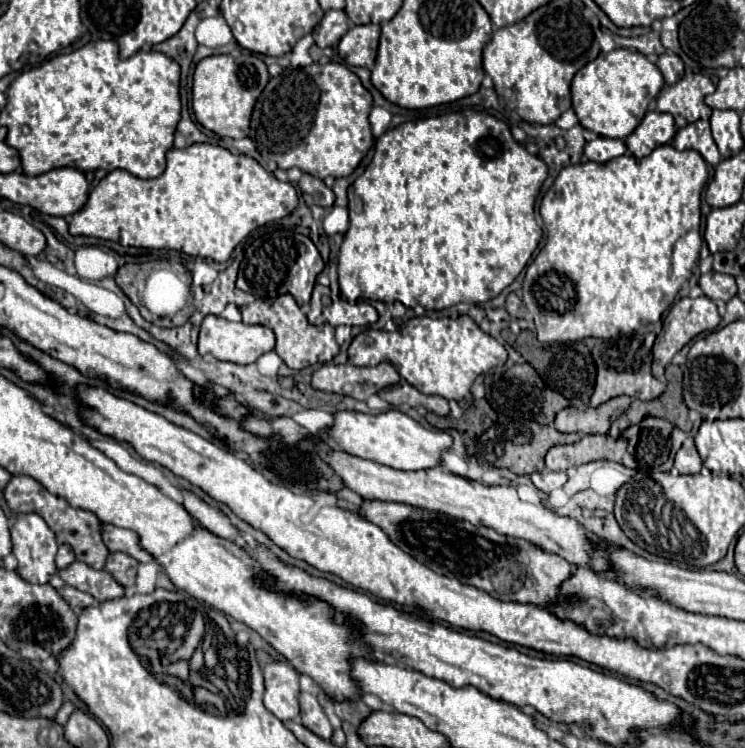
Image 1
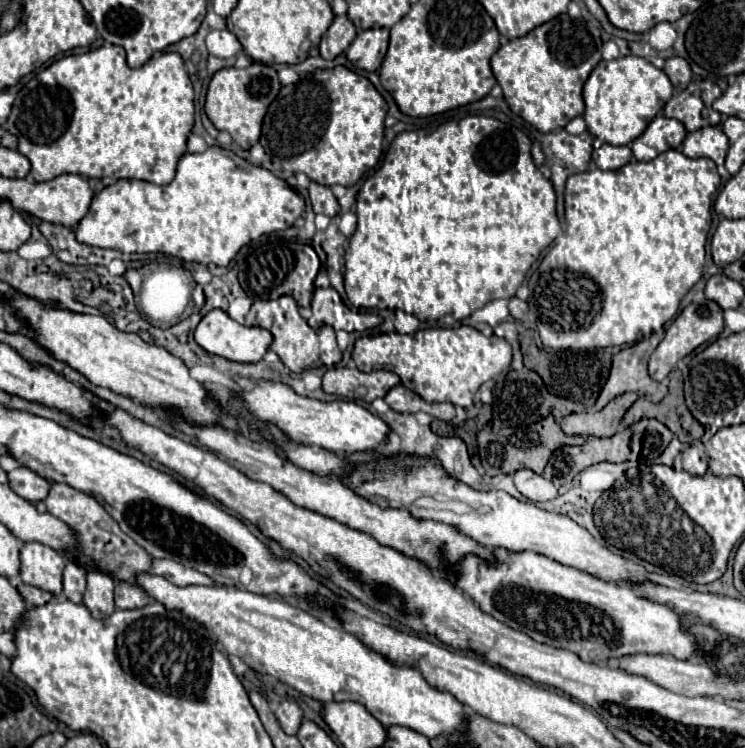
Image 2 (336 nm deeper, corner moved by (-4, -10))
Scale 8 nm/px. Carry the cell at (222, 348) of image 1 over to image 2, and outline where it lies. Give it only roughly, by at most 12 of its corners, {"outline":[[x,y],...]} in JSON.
{"outline":[[212,310],[196,328],[210,354],[254,364],[272,334]]}

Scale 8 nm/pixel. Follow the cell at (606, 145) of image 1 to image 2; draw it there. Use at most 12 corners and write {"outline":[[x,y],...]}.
{"outline":[[602,144],[592,160],[616,170],[632,160],[630,146]]}

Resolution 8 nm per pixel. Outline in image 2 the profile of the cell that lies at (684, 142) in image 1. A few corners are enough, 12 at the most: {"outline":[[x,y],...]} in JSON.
{"outline":[[718,126],[686,136],[688,158],[710,158],[722,166],[728,138]]}

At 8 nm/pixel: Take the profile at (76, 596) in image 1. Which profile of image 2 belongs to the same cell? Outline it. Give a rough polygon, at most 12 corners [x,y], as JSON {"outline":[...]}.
{"outline":[[18,582],[16,588],[24,596],[28,606],[44,606],[52,598],[52,592],[24,586]]}

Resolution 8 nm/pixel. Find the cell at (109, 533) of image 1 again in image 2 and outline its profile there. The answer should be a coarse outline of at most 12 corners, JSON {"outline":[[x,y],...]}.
{"outline":[[152,558],[148,570],[176,586],[212,586],[198,570]]}

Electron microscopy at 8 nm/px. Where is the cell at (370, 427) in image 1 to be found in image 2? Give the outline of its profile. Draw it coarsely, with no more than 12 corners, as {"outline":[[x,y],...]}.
{"outline":[[262,380],[240,390],[258,420],[330,452],[380,448],[382,418]]}

